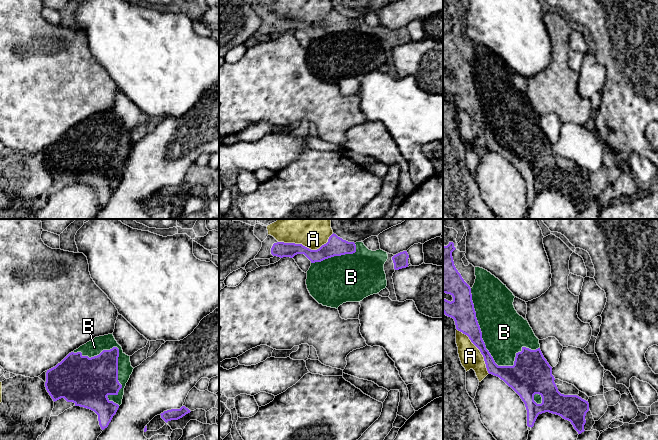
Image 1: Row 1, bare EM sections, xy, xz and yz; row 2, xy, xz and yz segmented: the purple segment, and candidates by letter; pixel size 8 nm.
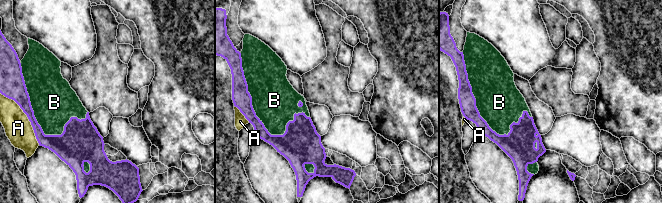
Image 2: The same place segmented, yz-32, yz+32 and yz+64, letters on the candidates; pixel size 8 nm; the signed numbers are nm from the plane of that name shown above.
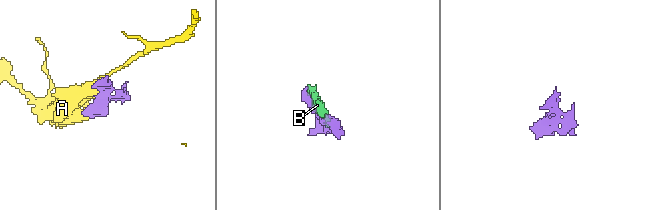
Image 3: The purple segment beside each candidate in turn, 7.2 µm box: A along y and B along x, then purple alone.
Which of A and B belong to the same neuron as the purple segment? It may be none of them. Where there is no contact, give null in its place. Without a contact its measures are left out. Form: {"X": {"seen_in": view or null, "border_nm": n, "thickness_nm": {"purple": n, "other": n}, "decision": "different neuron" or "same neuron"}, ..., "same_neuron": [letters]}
{"A": {"seen_in": "xz", "border_nm": 460, "thickness_nm": {"purple": 160, "other": 200}, "decision": "different neuron"}, "B": {"seen_in": "yz", "border_nm": 750, "thickness_nm": {"purple": 140, "other": 360}, "decision": "same neuron"}, "same_neuron": ["B"]}

